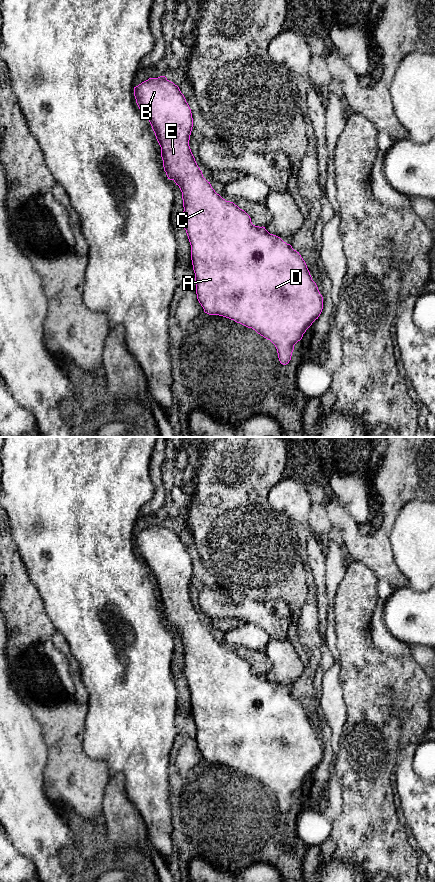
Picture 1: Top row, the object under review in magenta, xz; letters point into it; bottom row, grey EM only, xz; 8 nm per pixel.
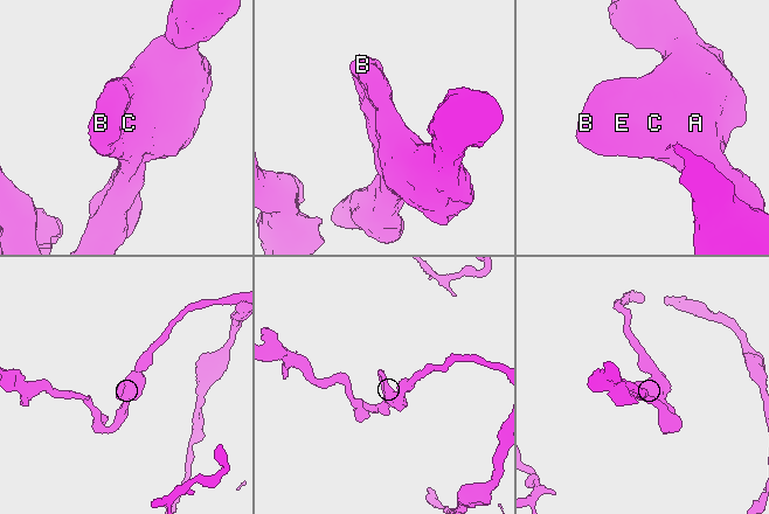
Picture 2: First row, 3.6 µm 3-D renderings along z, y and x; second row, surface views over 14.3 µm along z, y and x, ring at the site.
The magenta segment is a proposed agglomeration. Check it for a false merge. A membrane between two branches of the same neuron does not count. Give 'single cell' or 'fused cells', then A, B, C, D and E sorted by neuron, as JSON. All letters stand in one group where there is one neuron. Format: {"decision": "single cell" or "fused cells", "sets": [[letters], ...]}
{"decision": "single cell", "sets": [["A", "B", "C", "D", "E"]]}

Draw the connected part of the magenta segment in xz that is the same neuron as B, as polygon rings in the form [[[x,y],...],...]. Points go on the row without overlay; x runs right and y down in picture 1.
[[[160,524],[158,526],[149,526],[148,528],[134,535],[134,544],[139,557],[148,566],[155,581],[156,587],[161,595],[161,605],[163,608],[164,619],[166,620],[168,627],[173,628],[176,633],[179,634],[182,640],[184,655],[183,676],[186,678],[191,693],[191,708],[195,721],[196,742],[199,751],[204,757],[204,760],[209,763],[223,764],[234,768],[235,770],[240,771],[248,776],[252,776],[258,782],[270,788],[275,793],[280,811],[283,813],[288,812],[291,808],[294,793],[302,787],[303,782],[312,773],[312,771],[316,767],[318,767],[323,757],[323,745],[320,742],[316,731],[312,728],[305,709],[303,708],[299,700],[294,698],[290,692],[284,690],[280,685],[270,682],[263,674],[259,675],[253,673],[250,664],[244,658],[240,657],[233,650],[223,647],[219,642],[215,640],[210,630],[208,630],[203,625],[202,619],[198,615],[189,594],[190,583],[193,575],[191,557],[177,533],[169,529],[165,524]]]

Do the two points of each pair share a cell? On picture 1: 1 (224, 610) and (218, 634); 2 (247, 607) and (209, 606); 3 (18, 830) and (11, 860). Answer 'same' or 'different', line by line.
1: different
2: same
3: different

